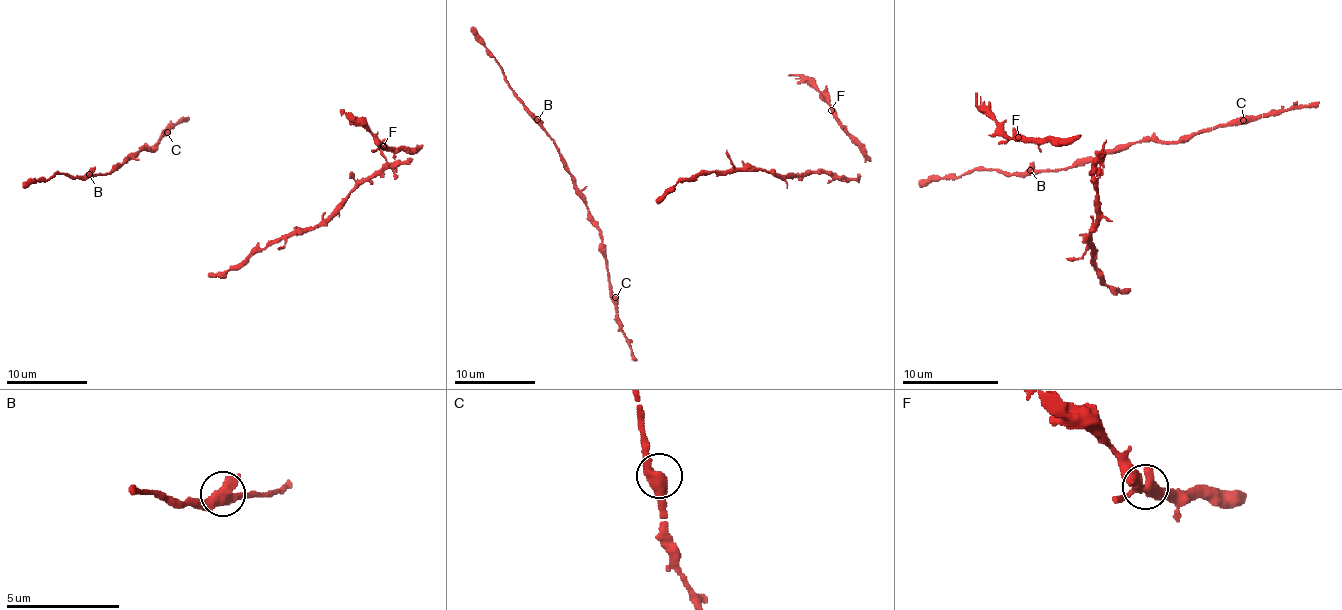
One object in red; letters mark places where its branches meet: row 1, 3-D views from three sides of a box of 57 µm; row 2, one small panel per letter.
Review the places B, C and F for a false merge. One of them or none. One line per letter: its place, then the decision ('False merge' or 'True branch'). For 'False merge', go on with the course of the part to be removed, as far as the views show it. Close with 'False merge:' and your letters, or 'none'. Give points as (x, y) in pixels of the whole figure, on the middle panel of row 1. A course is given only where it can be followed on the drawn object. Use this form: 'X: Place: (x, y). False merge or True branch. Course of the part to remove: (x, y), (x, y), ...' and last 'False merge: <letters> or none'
B: Place: (537, 119). True branch
C: Place: (615, 297). True branch
F: Place: (831, 110). True branch
False merge: none

